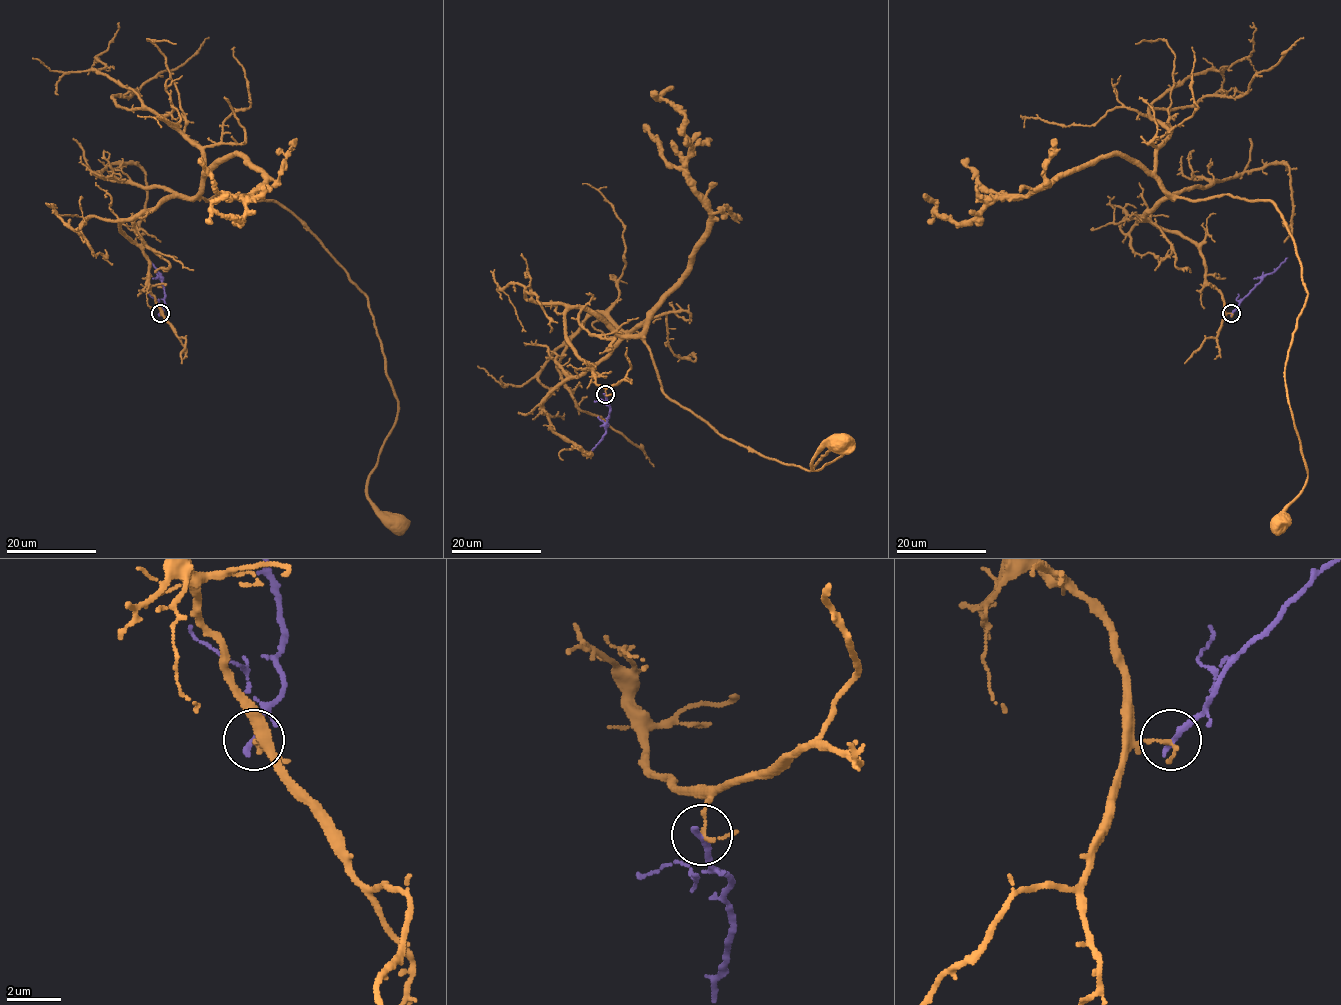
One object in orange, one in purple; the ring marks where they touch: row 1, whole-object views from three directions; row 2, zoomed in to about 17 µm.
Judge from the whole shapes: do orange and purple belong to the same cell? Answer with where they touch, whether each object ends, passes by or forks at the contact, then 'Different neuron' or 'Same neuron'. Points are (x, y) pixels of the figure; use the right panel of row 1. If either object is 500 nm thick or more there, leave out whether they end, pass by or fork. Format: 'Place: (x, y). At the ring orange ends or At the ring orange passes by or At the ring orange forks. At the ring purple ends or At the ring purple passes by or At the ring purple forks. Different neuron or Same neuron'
Place: (1231, 313). At the ring orange passes by. At the ring purple ends. Different neuron

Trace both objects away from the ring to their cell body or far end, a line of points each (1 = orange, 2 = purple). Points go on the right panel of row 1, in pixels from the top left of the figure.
1: (1231, 312), (1145, 218), (1160, 201), (1269, 200), (1293, 239), (1308, 474), (1279, 521)
2: (1231, 312), (1287, 257)

